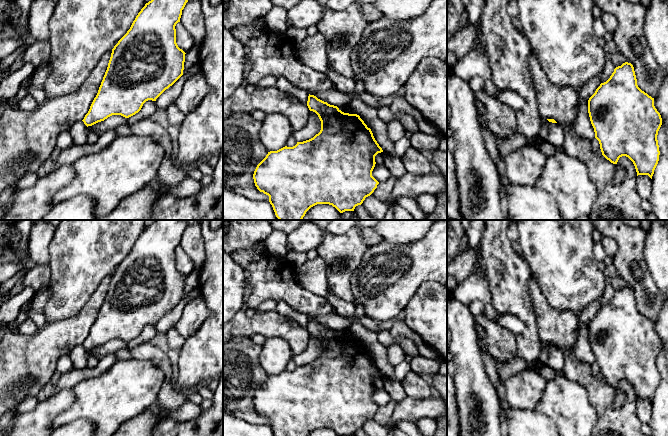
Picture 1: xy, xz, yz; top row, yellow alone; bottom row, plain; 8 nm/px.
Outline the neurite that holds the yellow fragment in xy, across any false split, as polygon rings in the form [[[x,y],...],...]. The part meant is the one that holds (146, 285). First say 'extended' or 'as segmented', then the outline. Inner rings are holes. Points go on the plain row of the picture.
as segmented | [[[155,220],[145,228],[130,253],[112,273],[98,317],[82,344],[87,351],[112,339],[125,342],[135,339],[146,325],[156,325],[183,299],[186,277],[176,267],[175,250],[180,246],[187,226],[186,220]]]

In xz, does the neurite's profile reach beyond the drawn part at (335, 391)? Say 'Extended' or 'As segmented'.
As segmented

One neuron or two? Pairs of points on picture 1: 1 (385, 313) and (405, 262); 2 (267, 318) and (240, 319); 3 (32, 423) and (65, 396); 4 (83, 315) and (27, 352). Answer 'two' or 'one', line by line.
1: one
2: one
3: one
4: one

